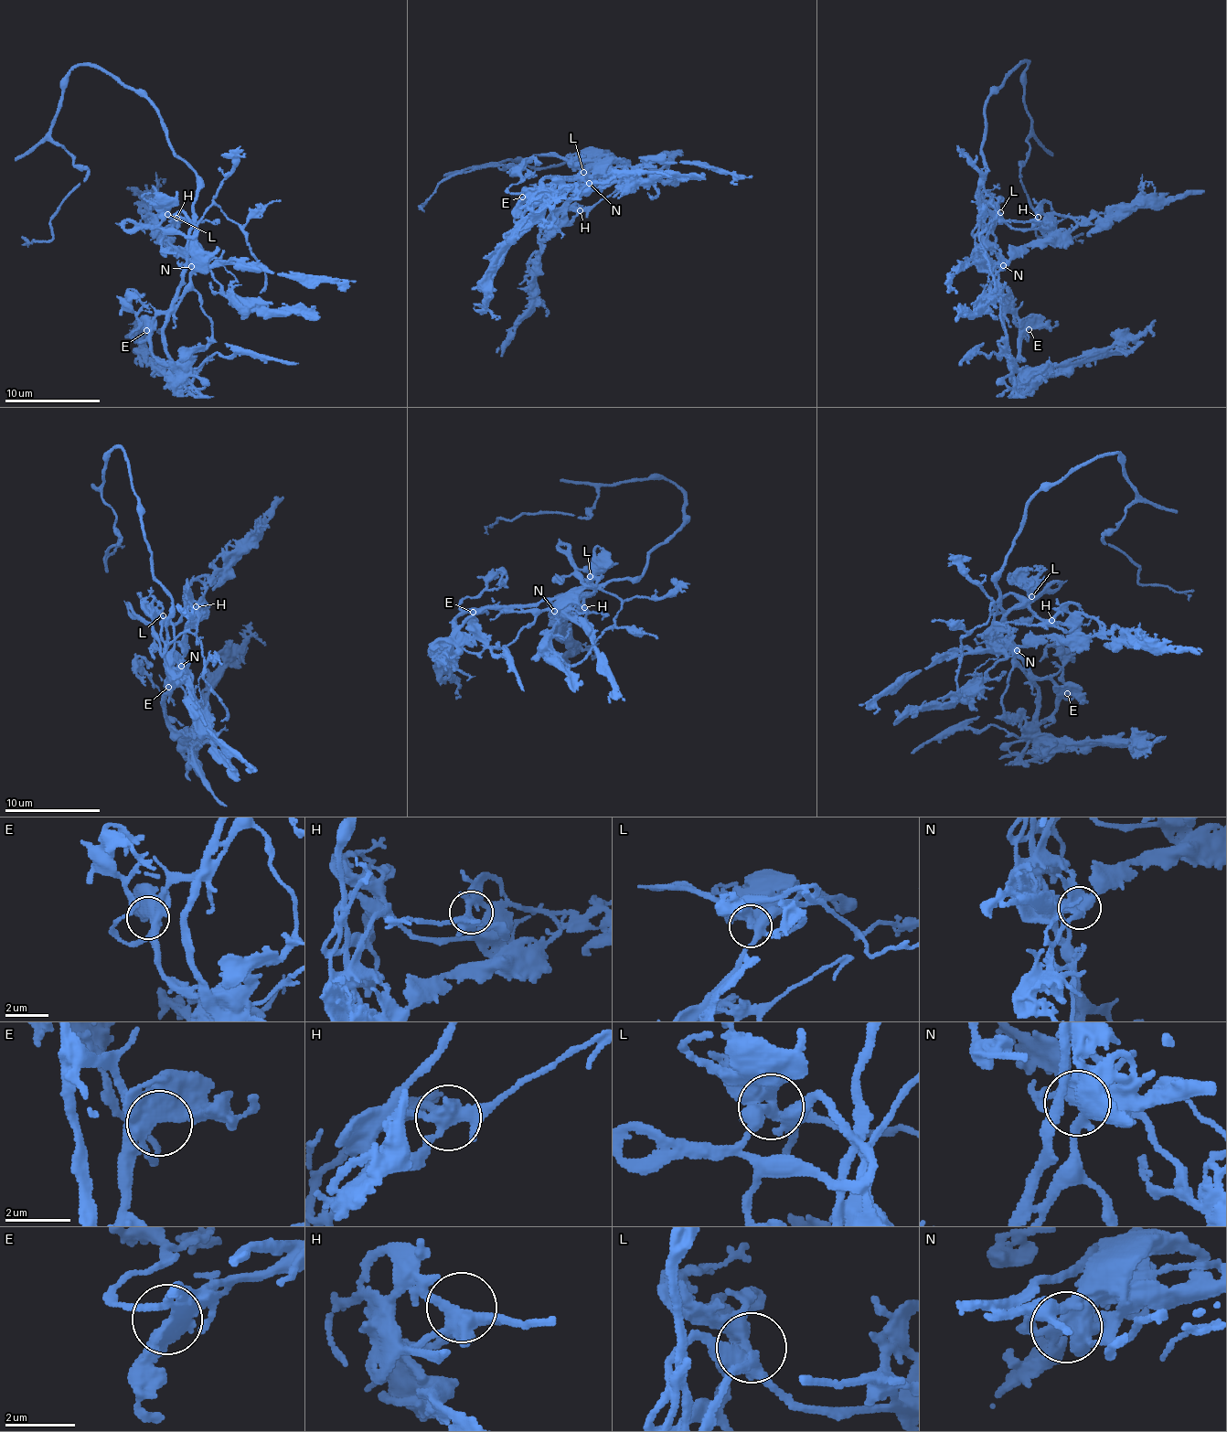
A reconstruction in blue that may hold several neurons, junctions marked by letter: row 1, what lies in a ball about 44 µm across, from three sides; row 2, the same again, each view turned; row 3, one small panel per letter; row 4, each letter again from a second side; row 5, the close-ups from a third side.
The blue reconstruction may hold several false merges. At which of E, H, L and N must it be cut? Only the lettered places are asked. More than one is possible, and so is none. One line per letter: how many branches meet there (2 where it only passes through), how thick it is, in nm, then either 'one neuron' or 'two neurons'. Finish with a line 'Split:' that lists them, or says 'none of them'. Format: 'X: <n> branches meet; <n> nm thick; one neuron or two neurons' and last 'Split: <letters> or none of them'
E: 3 branches meet; 400 nm thick; one neuron
H: 5 branches meet; 400 nm thick; one neuron
L: 6 branches meet; 440 nm thick; one neuron
N: 6 branches meet; 480 nm thick; one neuron
Split: none of them

